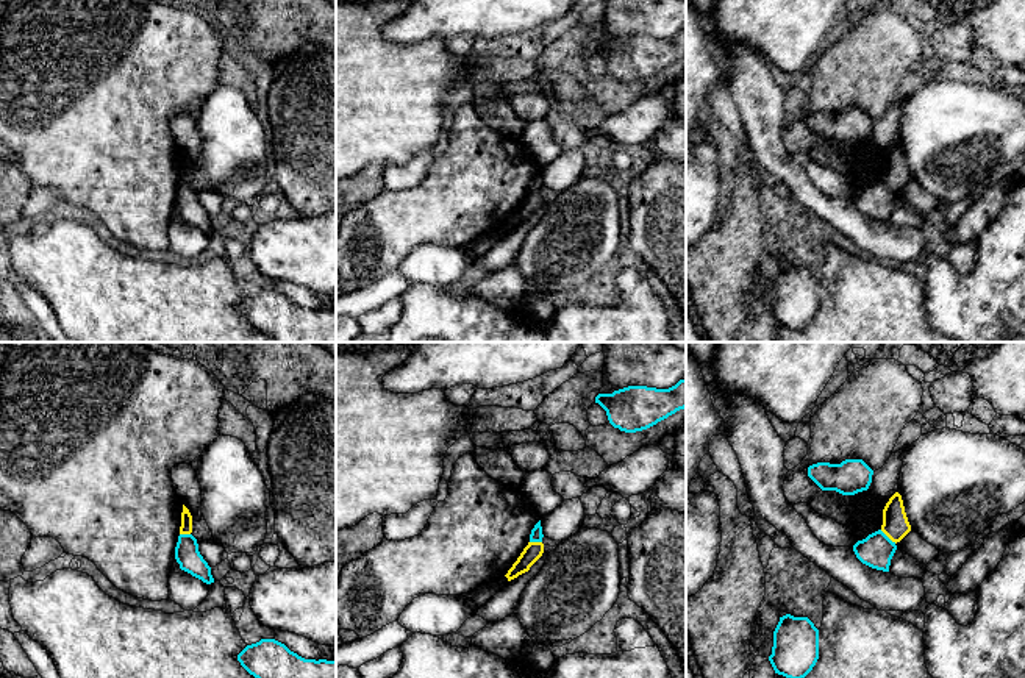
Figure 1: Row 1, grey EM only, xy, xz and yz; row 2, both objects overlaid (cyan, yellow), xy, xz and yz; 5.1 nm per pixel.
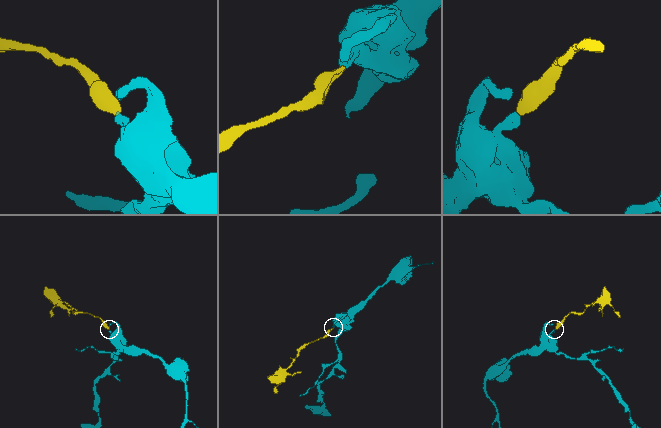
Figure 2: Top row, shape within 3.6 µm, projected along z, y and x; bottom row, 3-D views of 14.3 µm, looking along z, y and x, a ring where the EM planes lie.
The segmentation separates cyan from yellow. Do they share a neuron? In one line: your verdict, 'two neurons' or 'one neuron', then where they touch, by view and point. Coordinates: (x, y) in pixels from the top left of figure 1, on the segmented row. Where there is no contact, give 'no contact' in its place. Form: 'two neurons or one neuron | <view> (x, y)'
two neurons | yz (886, 536)

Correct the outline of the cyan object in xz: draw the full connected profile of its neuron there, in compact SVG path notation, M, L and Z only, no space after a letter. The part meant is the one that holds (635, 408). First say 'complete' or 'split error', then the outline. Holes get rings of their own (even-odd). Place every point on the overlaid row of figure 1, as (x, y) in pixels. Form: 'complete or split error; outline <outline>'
complete; outline M686 380L669 389L628 386L595 397L609 423L625 433L647 430L686 408Z

